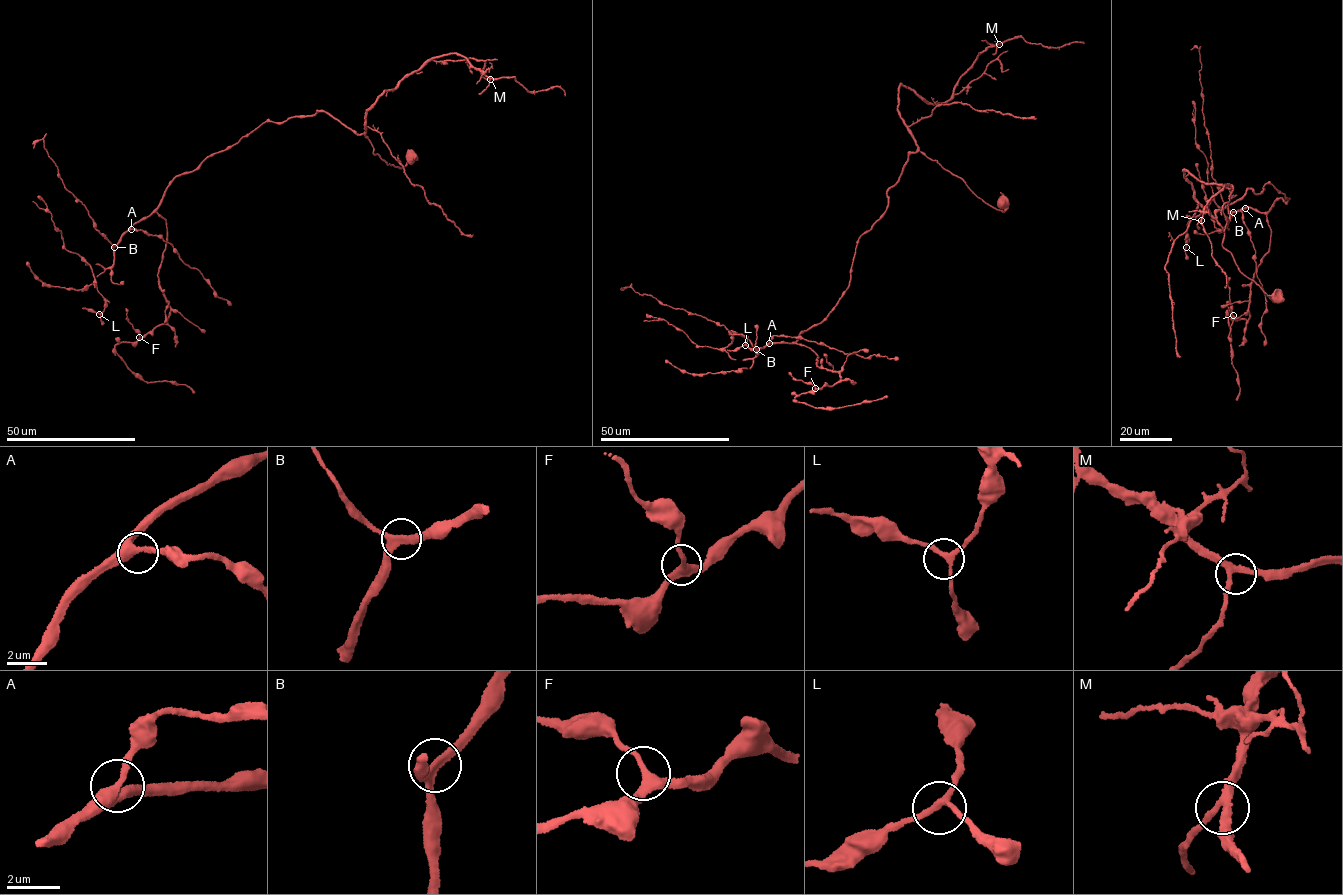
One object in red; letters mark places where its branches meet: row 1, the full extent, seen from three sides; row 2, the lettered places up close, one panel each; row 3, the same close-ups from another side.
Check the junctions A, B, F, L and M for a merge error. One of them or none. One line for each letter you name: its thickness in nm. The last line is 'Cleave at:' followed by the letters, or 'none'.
Cleave at: none

